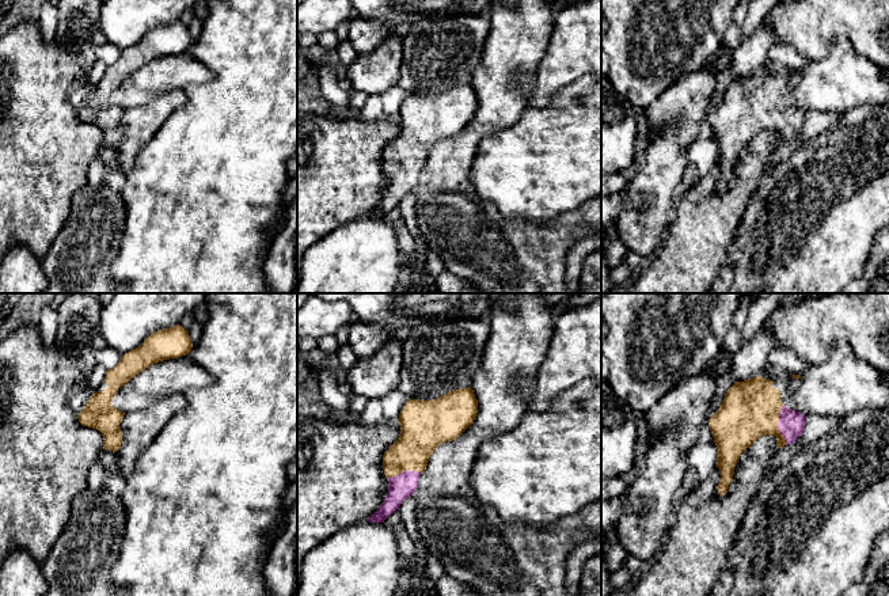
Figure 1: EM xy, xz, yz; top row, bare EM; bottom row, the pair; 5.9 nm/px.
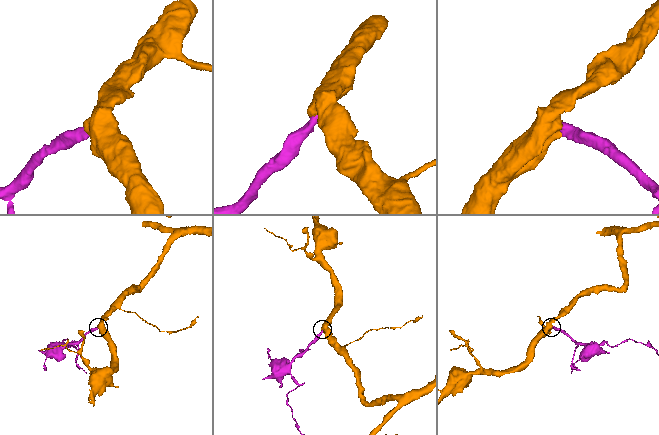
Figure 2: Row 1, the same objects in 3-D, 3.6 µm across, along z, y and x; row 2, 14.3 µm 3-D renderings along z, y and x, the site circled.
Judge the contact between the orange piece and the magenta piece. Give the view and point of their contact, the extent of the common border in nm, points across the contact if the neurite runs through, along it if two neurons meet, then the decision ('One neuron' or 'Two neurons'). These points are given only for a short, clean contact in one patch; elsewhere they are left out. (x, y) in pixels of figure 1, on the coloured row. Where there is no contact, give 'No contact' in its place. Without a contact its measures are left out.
Touches orange at yz (777, 425). Shared border 240 nm. Path across: yz (751, 409), (766, 414), (777, 425), (791, 424). One neuron

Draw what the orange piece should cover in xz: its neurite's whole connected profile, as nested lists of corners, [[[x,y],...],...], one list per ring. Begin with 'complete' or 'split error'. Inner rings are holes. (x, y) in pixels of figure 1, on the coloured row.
split error | [[[471,387],[452,390],[432,399],[409,399],[399,414],[400,434],[383,455],[388,493],[380,508],[366,520],[384,523],[418,486],[419,475],[433,451],[452,441],[471,425],[478,401]]]

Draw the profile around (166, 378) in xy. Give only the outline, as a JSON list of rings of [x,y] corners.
[[[186,354],[159,361],[141,371],[121,387],[111,405],[122,413],[132,413],[147,409],[170,395],[210,384],[213,384],[212,375]]]

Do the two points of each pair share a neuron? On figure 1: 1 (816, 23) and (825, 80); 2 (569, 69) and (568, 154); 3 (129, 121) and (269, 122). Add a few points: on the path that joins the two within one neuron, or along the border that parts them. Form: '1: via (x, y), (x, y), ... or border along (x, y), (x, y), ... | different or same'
1: border along (844, 38), (839, 37), (821, 59), (812, 63) | different
2: border along (587, 73), (563, 86), (549, 99), (546, 106) | different
3: border along (159, 128), (139, 154) | different

